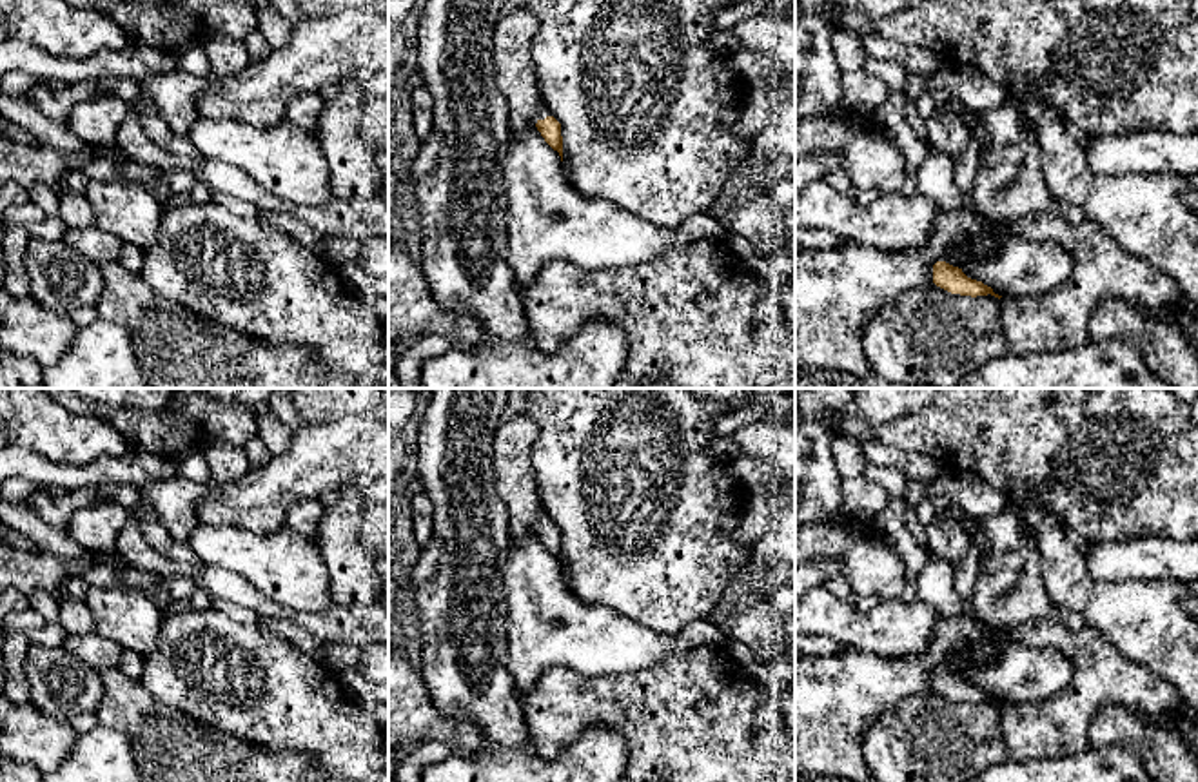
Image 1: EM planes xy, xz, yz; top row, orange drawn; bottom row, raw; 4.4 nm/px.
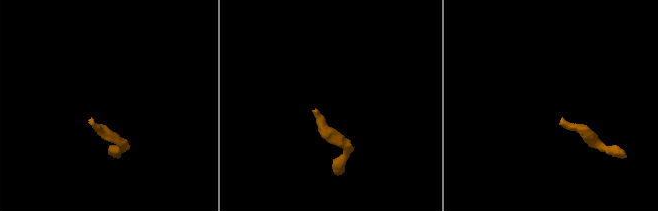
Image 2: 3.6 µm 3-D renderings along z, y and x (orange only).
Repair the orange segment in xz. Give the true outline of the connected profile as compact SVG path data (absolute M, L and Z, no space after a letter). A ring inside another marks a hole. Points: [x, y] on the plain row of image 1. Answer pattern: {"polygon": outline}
{"polygon": "M545 506L537 513L537 537L545 544L545 548L559 559L561 568L563 568L563 543L561 543L561 530L552 523L548 512Z"}

